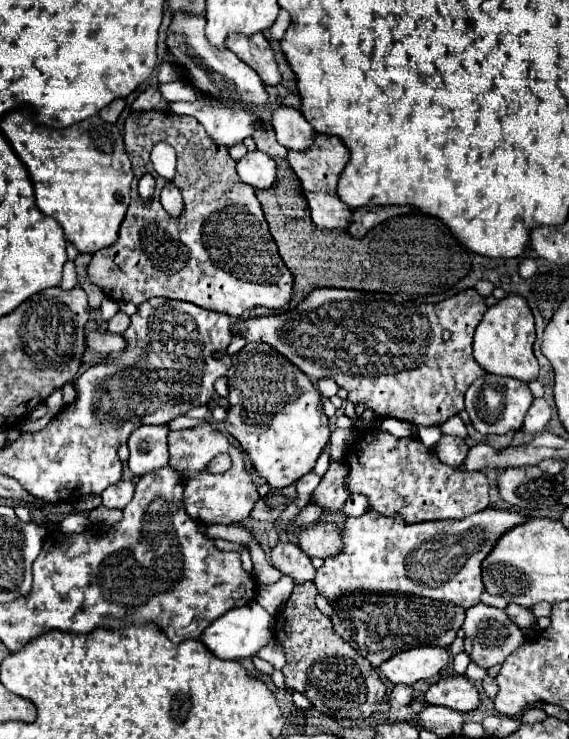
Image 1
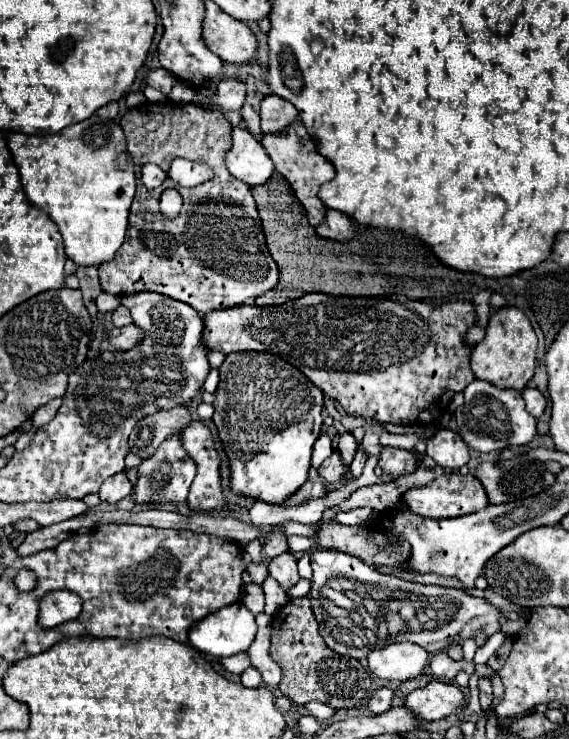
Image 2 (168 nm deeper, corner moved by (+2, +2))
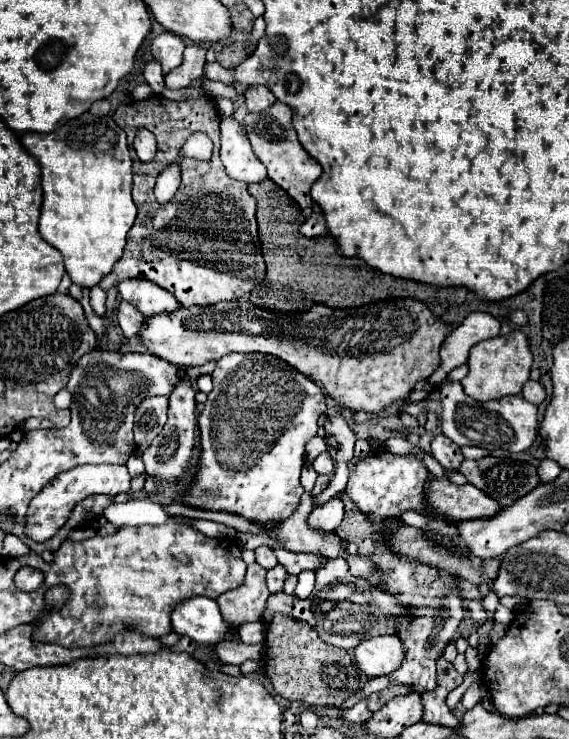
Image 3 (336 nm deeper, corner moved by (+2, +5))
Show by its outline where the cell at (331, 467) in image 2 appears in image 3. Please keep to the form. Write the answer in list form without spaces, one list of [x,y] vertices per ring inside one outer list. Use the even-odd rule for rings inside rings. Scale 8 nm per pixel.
[[[329,452],[319,454],[319,456],[311,462],[311,466],[315,468],[317,474],[327,474],[327,476],[331,476],[333,470],[335,470],[335,462],[333,462],[333,458],[331,458]]]

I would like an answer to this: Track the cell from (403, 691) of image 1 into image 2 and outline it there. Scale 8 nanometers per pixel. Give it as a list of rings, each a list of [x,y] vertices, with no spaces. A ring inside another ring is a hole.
[[[383,687],[383,689],[379,689],[379,691],[375,691],[373,693],[373,697],[369,699],[369,709],[373,711],[373,713],[383,713],[383,711],[387,711],[387,709],[391,709],[391,701],[393,701],[393,689],[389,689],[389,687]]]

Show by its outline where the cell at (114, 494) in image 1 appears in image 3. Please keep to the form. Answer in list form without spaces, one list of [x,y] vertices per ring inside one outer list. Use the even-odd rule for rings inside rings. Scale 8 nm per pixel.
[[[95,464],[95,466],[77,466],[71,468],[57,478],[53,478],[29,504],[27,516],[25,516],[25,534],[33,542],[47,542],[57,534],[57,530],[69,520],[69,512],[85,500],[91,494],[109,494],[117,496],[121,492],[129,490],[131,476],[127,472],[127,466],[117,466],[117,464]]]

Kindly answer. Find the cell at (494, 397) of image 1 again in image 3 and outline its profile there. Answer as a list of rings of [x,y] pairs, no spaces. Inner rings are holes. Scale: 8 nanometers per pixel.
[[[443,380],[439,384],[441,392],[441,434],[459,446],[479,446],[483,450],[509,450],[523,452],[537,438],[537,406],[527,402],[523,396],[505,396],[503,400],[491,400],[487,404],[469,398],[461,382]]]

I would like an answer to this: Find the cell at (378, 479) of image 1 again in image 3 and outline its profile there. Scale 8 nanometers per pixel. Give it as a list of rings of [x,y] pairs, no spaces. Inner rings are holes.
[[[445,478],[431,480],[427,504],[433,514],[439,514],[441,518],[451,518],[451,522],[493,518],[503,508],[497,500],[489,498],[473,484],[457,486]]]

